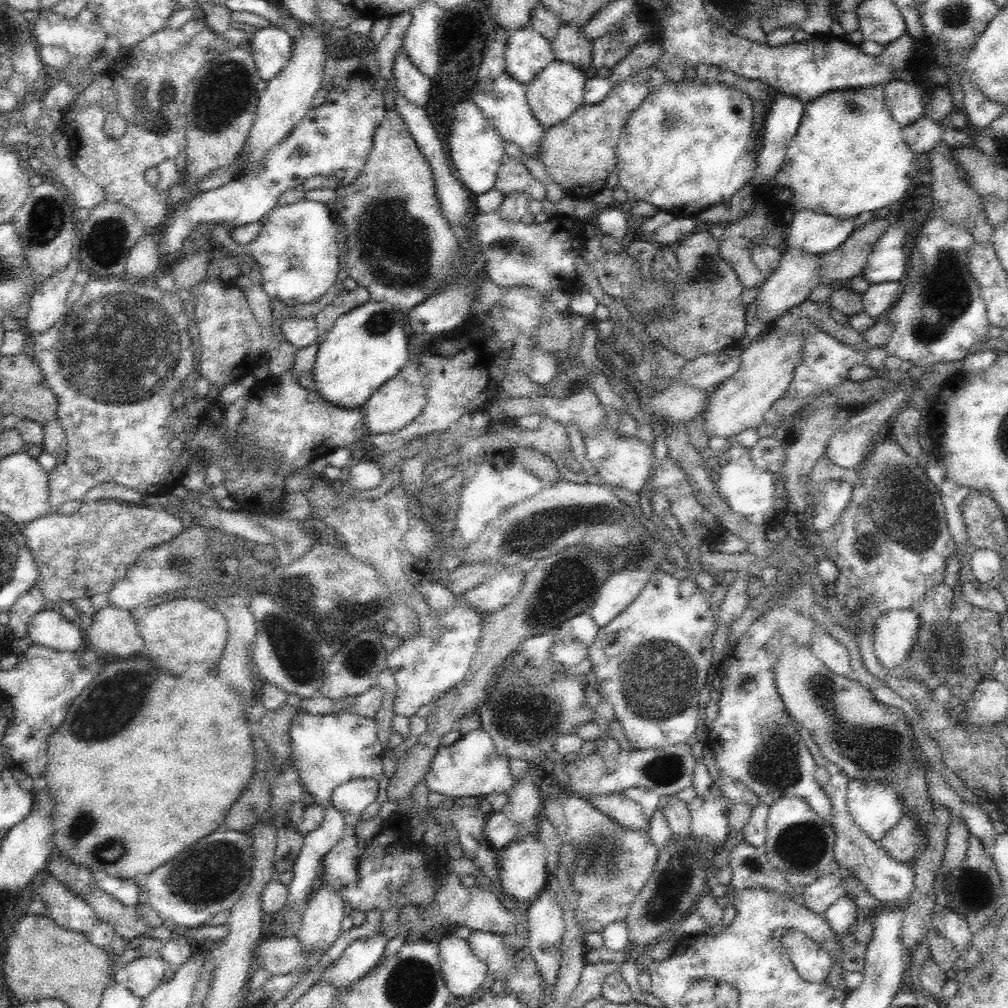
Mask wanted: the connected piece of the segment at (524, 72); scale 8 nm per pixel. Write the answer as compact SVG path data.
M529 24L510 30L506 42L506 73L526 84L555 60L551 40Z

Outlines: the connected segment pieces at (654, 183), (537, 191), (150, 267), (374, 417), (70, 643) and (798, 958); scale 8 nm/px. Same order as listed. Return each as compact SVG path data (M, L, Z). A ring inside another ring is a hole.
M685 79L678 84L666 82L662 84L658 90L652 90L642 104L634 110L630 118L626 120L625 126L622 128L618 144L615 148L615 162L619 176L619 185L624 188L628 194L628 200L643 200L645 203L654 204L662 210L668 210L668 213L676 217L692 217L704 210L712 207L716 203L728 202L744 184L750 183L755 174L755 162L757 152L753 151L750 132L752 132L752 120L754 120L754 109L752 109L752 100L750 96L742 91L718 84L717 82L702 82L701 80Z
M506 154L502 158L493 187L504 195L523 192L532 200L542 201L547 198L545 186L526 168L522 160Z
M142 236L129 250L125 279L136 281L153 277L162 259L161 256L160 244L154 244L152 236Z
M414 362L406 363L406 366L396 376L375 390L368 402L361 406L363 422L370 434L391 434L410 424L427 403L426 391L425 373L422 373Z
M40 610L28 624L27 636L34 644L74 652L85 644L84 631L56 610Z
M790 929L780 933L782 943L800 978L808 982L826 981L833 960L825 945L799 930Z

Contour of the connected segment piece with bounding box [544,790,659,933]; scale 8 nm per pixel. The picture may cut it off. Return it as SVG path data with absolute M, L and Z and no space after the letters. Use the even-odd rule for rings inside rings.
M568 790L560 796L552 796L546 800L544 808L548 821L556 828L562 846L560 846L560 869L566 870L578 899L576 920L580 928L588 933L601 932L608 924L624 921L632 906L632 902L644 885L650 880L655 867L659 849L648 837L646 831L636 831L620 826L599 810L584 797L570 794Z

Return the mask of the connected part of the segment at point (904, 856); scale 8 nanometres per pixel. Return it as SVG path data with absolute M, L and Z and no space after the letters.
M906 811L879 843L894 860L911 863L922 846L922 833L918 823Z

